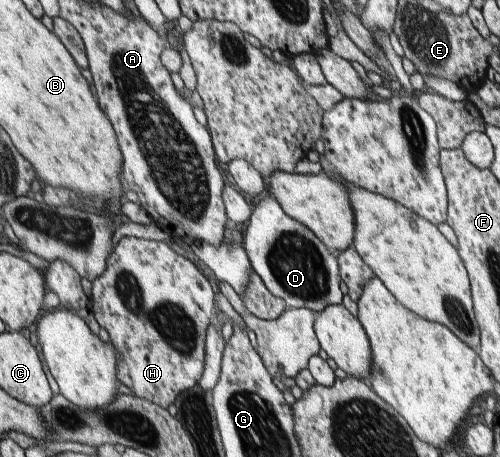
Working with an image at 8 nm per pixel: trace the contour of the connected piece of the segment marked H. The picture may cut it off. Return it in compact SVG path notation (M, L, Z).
M124 236L115 247L110 259L108 260L107 270L99 279L92 281L92 292L90 292L90 311L94 315L94 319L98 321L101 328L104 328L110 335L110 341L119 349L120 364L119 364L119 378L120 383L128 386L134 395L139 398L144 398L153 404L161 407L162 410L168 409L171 404L174 405L176 398L194 386L199 385L202 379L204 364L206 363L206 342L208 324L210 324L210 316L214 310L214 290L210 286L210 282L200 274L200 270L194 266L192 262L188 262L186 256L174 252L168 243L156 242L156 240L144 240L142 238L135 238L134 236Z

